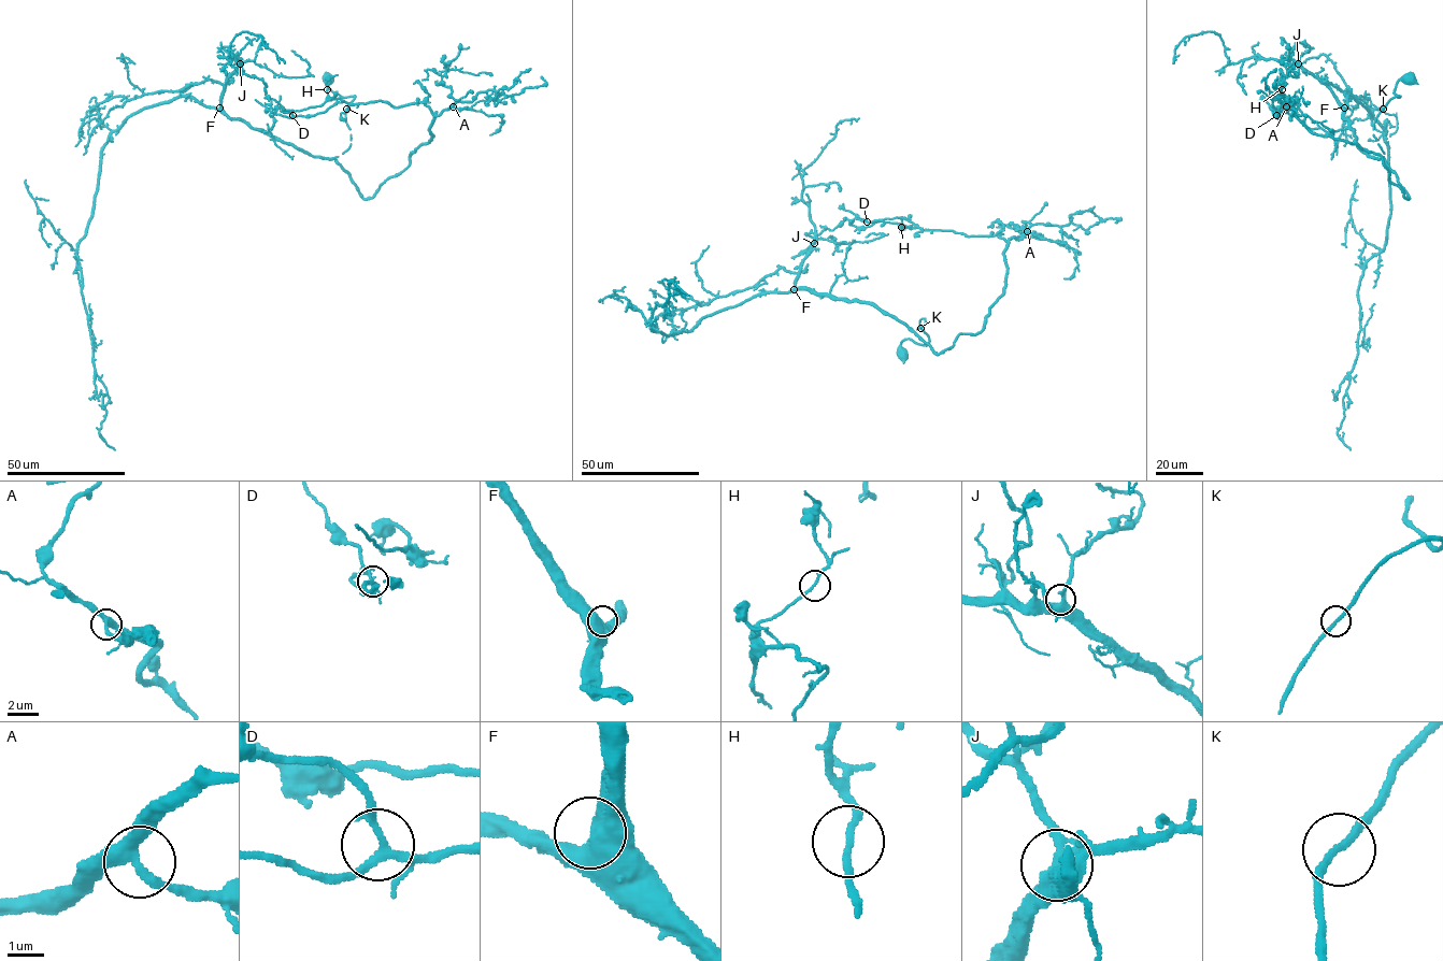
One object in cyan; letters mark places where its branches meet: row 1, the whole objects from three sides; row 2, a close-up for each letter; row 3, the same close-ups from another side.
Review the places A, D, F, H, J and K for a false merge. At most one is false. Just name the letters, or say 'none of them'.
none of them

